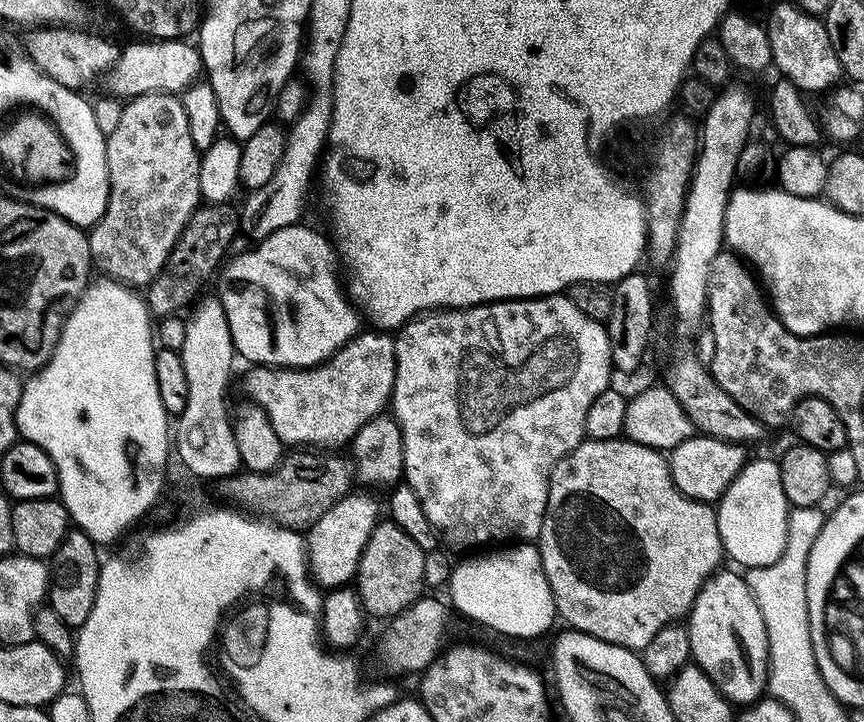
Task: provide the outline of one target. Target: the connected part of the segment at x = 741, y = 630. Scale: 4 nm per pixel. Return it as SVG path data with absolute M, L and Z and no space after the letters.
M717 570L704 583L698 598L692 603L692 611L686 617L692 660L710 679L717 682L725 682L724 680L767 681L768 635L766 634L766 622L762 618L762 610L758 610L758 602L750 590L747 579L739 571L736 571L737 573L724 571Z

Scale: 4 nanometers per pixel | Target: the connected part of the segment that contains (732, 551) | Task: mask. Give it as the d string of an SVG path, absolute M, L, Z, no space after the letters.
M749 459L741 472L730 482L730 486L715 505L718 518L718 534L722 538L725 557L733 560L741 569L761 568L778 562L782 550L786 546L788 537L788 513L790 505L786 494L782 490L782 478L780 477L780 465L773 460Z

